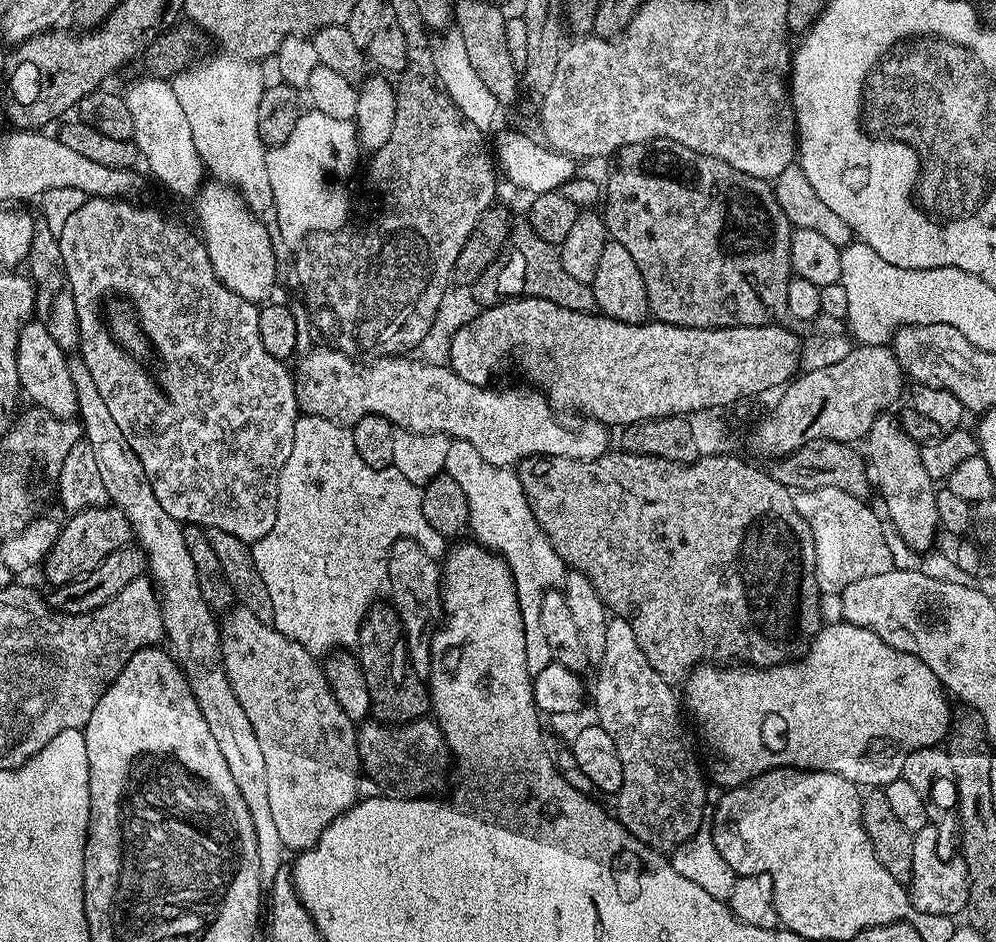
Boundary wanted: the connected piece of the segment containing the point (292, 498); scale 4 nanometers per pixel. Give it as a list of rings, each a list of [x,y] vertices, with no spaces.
[[[297,415],[294,426],[294,447],[290,449],[290,458],[286,458],[286,466],[282,466],[282,474],[278,478],[278,514],[274,518],[274,526],[270,526],[270,534],[266,534],[261,540],[251,545],[254,566],[258,574],[262,574],[262,583],[266,586],[266,594],[270,594],[270,606],[272,607],[273,628],[278,629],[286,638],[298,642],[312,656],[317,658],[327,657],[337,650],[355,649],[356,639],[360,633],[362,622],[366,614],[381,599],[380,591],[385,591],[388,583],[388,555],[399,540],[413,540],[430,554],[430,558],[437,562],[443,561],[446,555],[446,537],[438,534],[430,522],[426,522],[426,514],[422,514],[422,488],[410,482],[405,475],[400,474],[394,467],[371,468],[358,458],[358,450],[354,446],[354,438],[347,427],[336,426],[334,422],[328,422],[326,418],[310,418],[306,415]]]

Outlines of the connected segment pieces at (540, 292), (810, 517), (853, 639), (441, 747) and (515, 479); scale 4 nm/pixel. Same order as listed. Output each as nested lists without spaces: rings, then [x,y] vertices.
[[[520,218],[513,223],[508,233],[508,244],[508,261],[500,272],[500,288],[505,297],[533,296],[546,298],[546,302],[554,302],[554,306],[562,306],[566,310],[590,313],[597,311],[591,287],[577,282],[562,267],[559,251],[553,245],[542,242],[542,238],[538,238],[538,234],[534,234],[534,230],[528,225],[527,219]]]
[[[815,488],[809,492],[796,492],[798,514],[810,526],[816,551],[816,581],[821,593],[839,594],[850,582],[870,578],[870,574],[886,574],[894,565],[886,528],[864,505],[865,501],[837,488]]]
[[[847,622],[840,624],[825,623],[820,633],[812,639],[812,645],[808,651],[795,662],[776,664],[772,668],[757,668],[755,666],[715,666],[713,663],[705,663],[692,669],[688,679],[682,685],[682,704],[690,715],[696,719],[696,728],[700,731],[700,740],[708,751],[708,764],[706,760],[706,772],[716,784],[721,784],[721,789],[736,788],[740,784],[750,782],[763,772],[773,772],[776,768],[798,768],[810,772],[829,772],[846,778],[851,784],[865,786],[883,786],[901,779],[904,774],[904,763],[910,754],[914,754],[920,748],[935,748],[947,737],[950,721],[953,719],[953,709],[948,709],[949,693],[943,684],[937,680],[936,675],[914,654],[906,654],[902,650],[894,650],[882,638],[878,638],[876,632],[866,630],[862,626],[854,626]]]
[[[435,719],[412,720],[408,724],[381,724],[379,722],[364,722],[359,725],[356,733],[356,745],[360,755],[360,766],[363,775],[374,778],[378,782],[381,793],[394,800],[415,800],[436,794],[448,780],[448,764],[450,768],[450,753],[445,745],[440,725]]]
[[[465,440],[451,441],[446,464],[468,464],[466,491],[470,532],[476,535],[473,537],[479,543],[503,556],[507,562],[516,583],[518,606],[524,623],[526,666],[533,674],[546,670],[546,666],[553,663],[553,658],[546,637],[542,634],[542,598],[545,592],[559,589],[563,585],[566,575],[564,560],[538,526],[534,510],[530,510],[530,502],[522,490],[519,475],[511,467],[499,468],[486,462],[486,458],[482,458],[482,454],[478,454],[478,450],[474,450],[474,446]]]

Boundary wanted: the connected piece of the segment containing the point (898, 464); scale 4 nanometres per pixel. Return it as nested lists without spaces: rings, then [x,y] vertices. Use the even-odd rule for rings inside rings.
[[[881,414],[874,418],[874,426],[870,426],[866,437],[867,444],[866,464],[874,477],[875,487],[876,484],[880,487],[884,508],[892,519],[891,527],[900,535],[902,542],[913,550],[931,549],[940,528],[936,505],[938,488],[922,466],[921,445],[916,444],[914,438],[900,428],[899,419],[892,414]]]

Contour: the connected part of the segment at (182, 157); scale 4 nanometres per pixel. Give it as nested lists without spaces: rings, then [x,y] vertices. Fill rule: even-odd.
[[[148,76],[145,80],[136,80],[122,95],[130,118],[134,118],[132,140],[136,151],[148,163],[152,176],[160,184],[165,184],[176,196],[195,197],[206,180],[206,169],[198,150],[194,150],[194,137],[190,135],[190,122],[186,122],[177,96],[167,79],[159,80]]]

